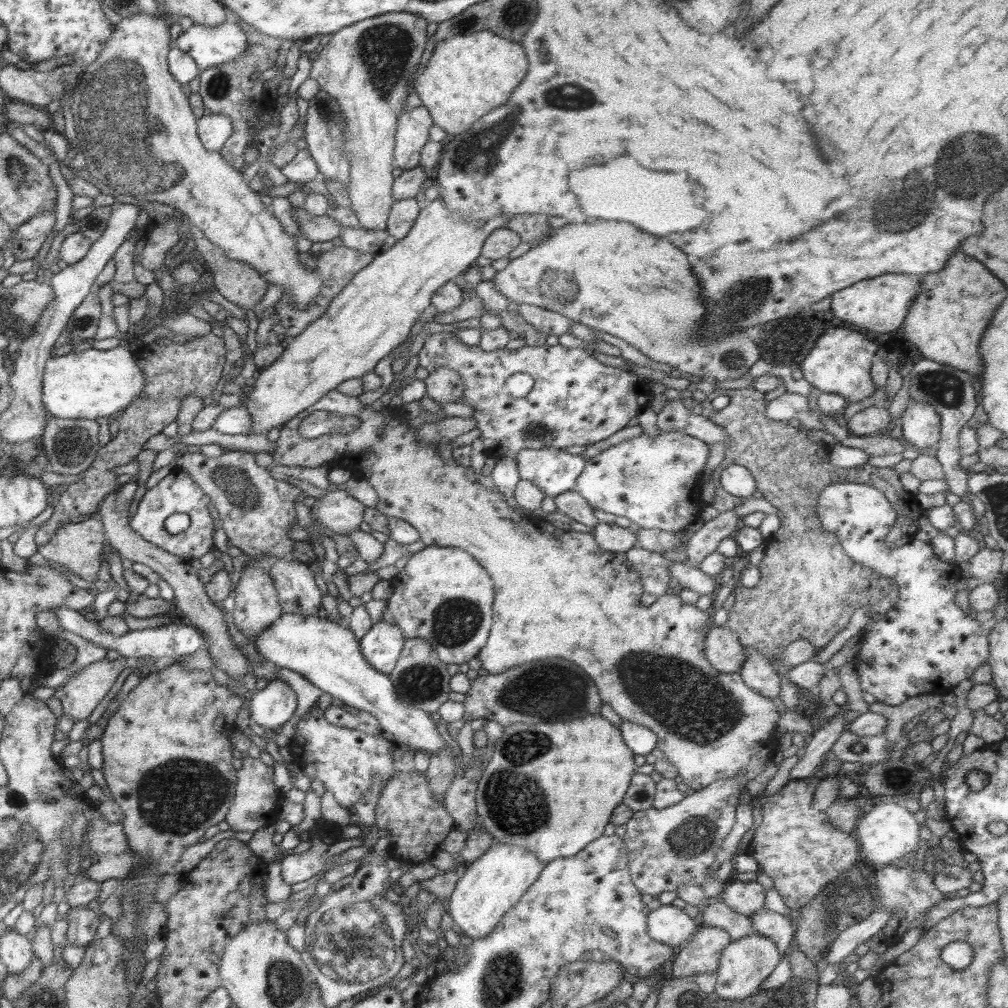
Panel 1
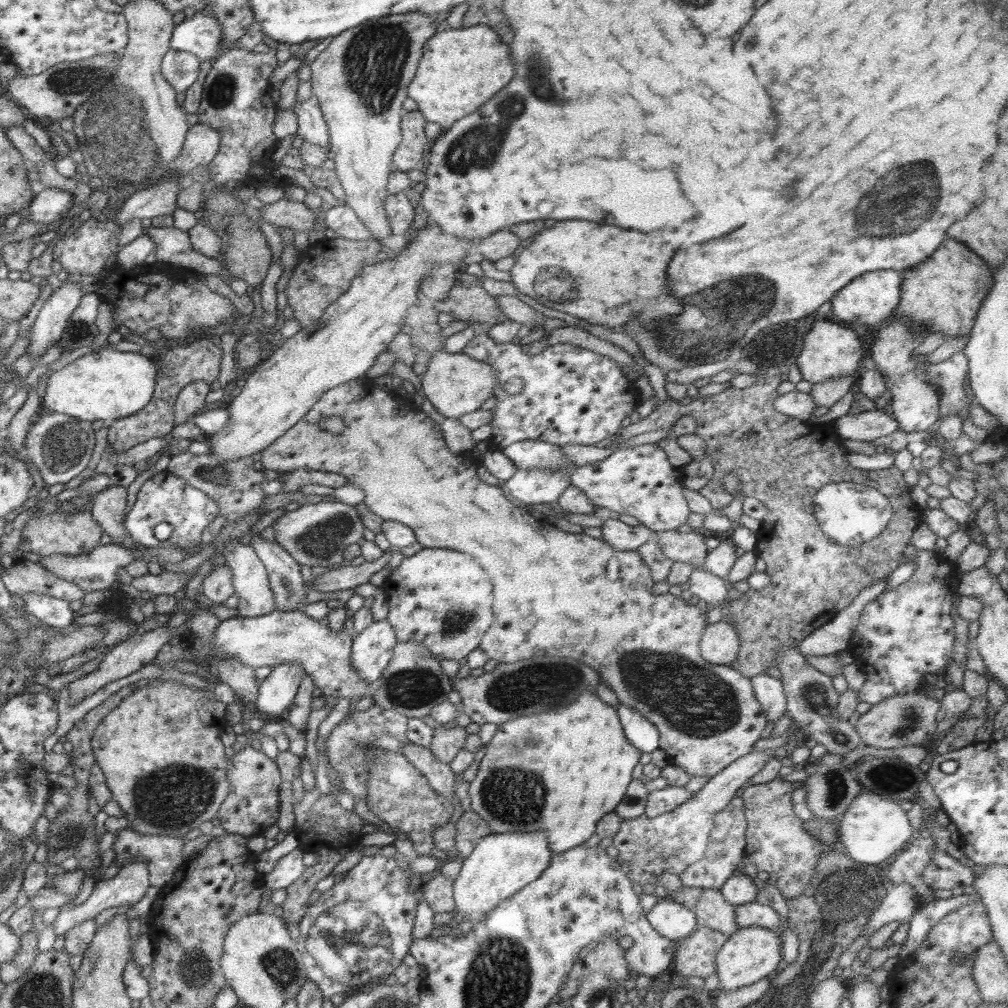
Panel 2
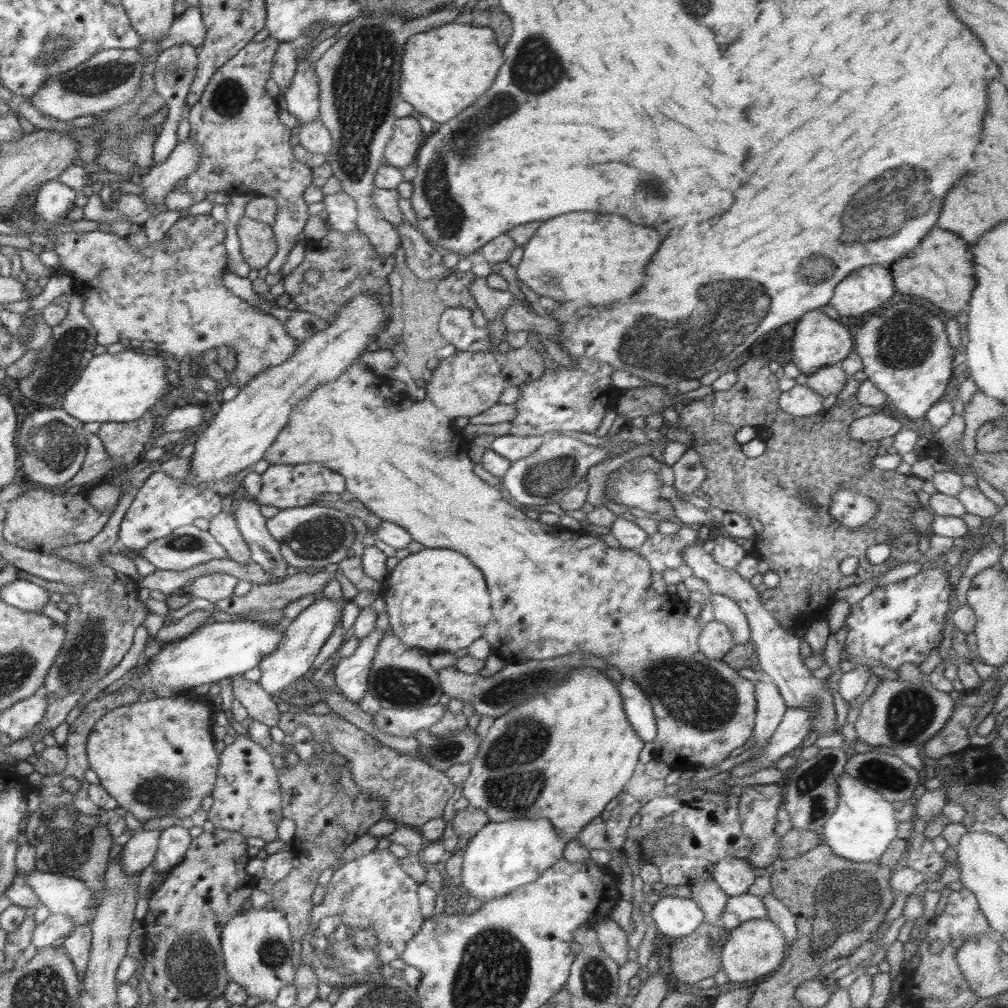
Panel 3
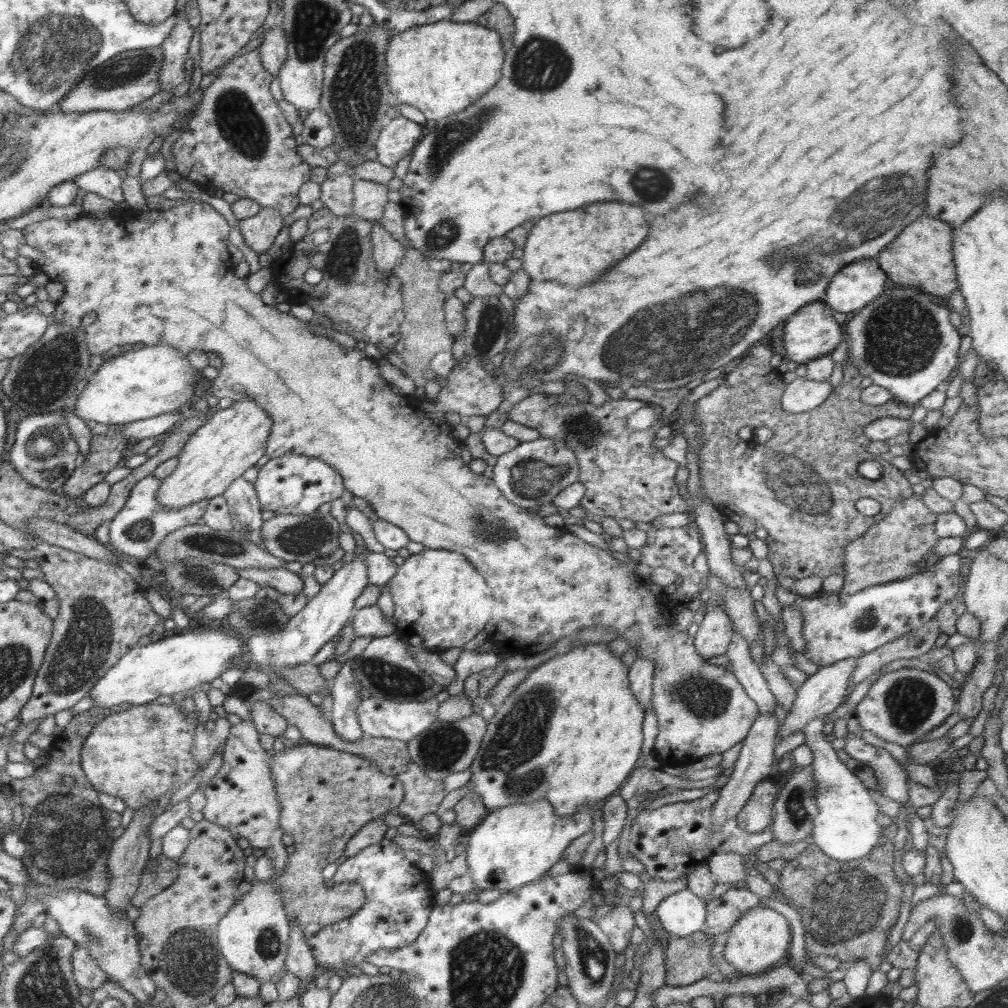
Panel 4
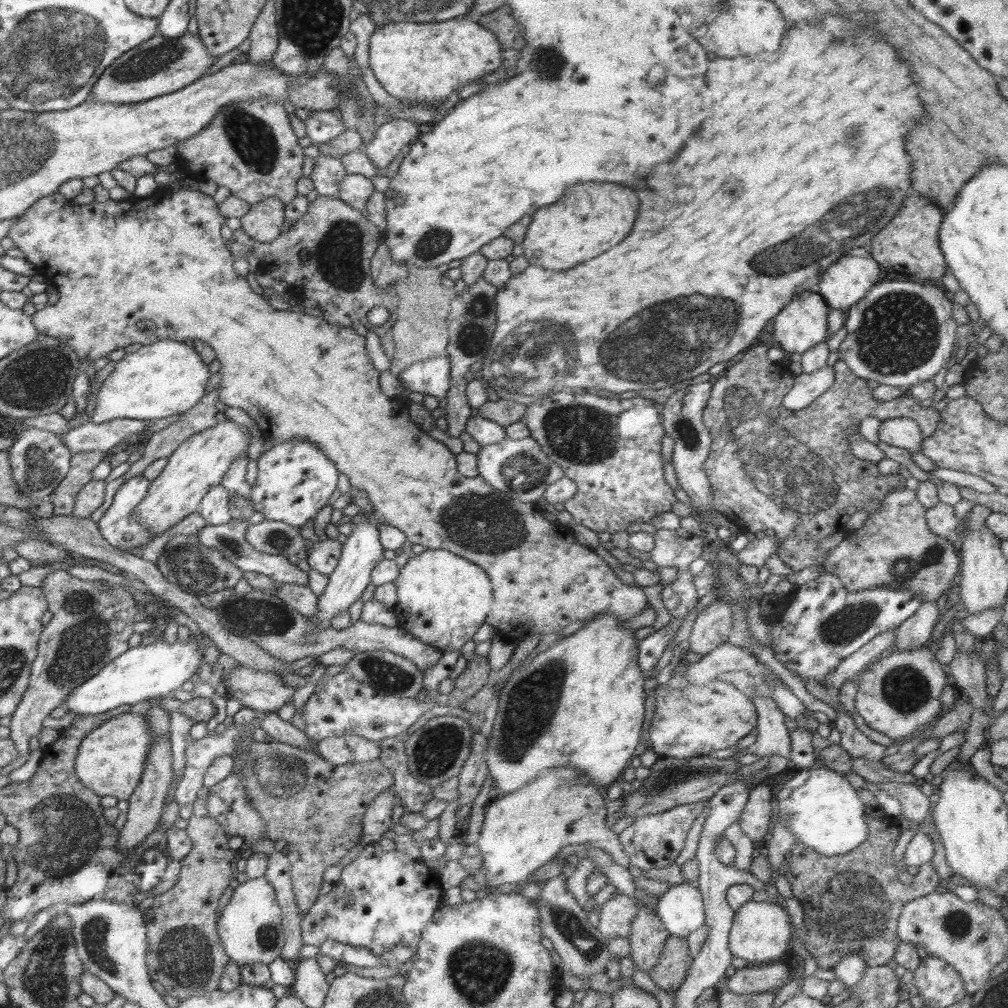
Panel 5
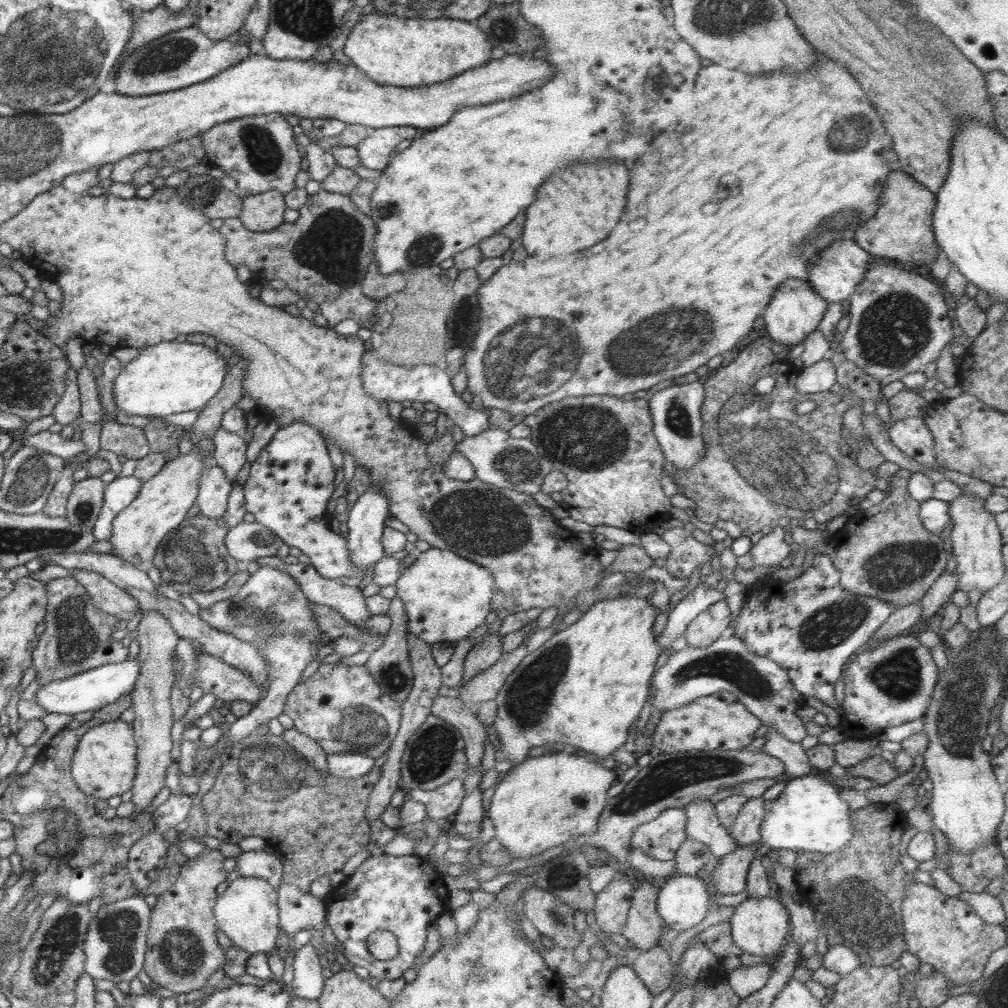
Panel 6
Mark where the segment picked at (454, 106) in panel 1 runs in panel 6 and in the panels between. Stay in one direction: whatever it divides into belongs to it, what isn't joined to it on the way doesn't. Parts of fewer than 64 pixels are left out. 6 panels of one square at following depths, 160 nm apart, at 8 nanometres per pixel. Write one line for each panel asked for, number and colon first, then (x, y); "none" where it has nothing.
2: (459, 70)
3: (444, 71)
4: (440, 68)
5: (424, 62)
6: (405, 52)

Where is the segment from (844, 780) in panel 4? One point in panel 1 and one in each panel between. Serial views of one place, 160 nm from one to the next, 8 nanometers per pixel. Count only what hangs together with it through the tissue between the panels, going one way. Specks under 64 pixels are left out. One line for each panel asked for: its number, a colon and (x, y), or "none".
1: (888, 834)
2: (872, 830)
3: (864, 824)

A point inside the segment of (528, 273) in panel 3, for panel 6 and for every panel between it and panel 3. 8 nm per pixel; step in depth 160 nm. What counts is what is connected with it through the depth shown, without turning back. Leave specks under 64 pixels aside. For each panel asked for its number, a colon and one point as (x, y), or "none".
4: (577, 246)
5: (591, 218)
6: (574, 209)

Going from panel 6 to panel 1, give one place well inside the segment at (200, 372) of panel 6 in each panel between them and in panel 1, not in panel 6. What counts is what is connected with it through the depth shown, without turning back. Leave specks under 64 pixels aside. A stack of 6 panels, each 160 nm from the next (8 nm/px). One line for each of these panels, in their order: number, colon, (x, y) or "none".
1: (90, 384)
2: (106, 385)
3: (114, 388)
4: (151, 381)
5: (166, 378)

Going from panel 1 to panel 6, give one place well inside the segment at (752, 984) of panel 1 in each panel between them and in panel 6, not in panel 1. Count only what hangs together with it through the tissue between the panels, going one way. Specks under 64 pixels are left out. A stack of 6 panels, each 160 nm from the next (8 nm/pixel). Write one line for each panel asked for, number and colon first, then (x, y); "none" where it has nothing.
2: (751, 954)
3: (756, 947)
4: (760, 938)
5: (761, 931)
6: (760, 925)

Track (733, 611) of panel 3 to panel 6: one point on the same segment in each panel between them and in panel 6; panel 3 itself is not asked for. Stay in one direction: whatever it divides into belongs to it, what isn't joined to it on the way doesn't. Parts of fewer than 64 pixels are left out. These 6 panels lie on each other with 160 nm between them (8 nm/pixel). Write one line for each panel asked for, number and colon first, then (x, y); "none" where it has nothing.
4: (745, 670)
5: (773, 738)
6: (796, 761)

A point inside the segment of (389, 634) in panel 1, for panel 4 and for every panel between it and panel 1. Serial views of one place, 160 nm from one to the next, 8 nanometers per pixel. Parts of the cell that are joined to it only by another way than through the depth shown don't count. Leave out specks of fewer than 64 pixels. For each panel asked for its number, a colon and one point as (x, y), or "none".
2: (372, 649)
3: (351, 674)
4: (344, 699)

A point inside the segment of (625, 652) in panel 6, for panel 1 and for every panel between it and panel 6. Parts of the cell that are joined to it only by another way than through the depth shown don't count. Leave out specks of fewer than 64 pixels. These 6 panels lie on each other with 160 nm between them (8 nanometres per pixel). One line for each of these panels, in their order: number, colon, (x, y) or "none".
1: (535, 767)
2: (583, 762)
3: (578, 737)
4: (586, 691)
5: (580, 704)

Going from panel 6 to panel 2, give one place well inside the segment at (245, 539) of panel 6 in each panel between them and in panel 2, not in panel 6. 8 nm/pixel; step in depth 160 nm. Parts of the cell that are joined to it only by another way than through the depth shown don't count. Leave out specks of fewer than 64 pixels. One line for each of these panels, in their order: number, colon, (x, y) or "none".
2: (317, 534)
3: (310, 537)
4: (294, 538)
5: (271, 537)

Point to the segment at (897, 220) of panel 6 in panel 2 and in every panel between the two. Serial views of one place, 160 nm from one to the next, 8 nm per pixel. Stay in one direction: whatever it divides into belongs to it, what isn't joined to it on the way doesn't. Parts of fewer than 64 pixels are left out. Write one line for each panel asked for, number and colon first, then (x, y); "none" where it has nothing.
2: (945, 291)
3: (940, 269)
4: (921, 256)
5: (908, 243)

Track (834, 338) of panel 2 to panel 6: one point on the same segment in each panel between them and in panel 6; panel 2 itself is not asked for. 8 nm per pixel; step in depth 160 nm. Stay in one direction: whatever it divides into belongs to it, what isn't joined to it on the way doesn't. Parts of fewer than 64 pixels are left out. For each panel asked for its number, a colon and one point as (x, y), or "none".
3: (819, 341)
4: (810, 332)
5: (802, 323)
6: (795, 309)

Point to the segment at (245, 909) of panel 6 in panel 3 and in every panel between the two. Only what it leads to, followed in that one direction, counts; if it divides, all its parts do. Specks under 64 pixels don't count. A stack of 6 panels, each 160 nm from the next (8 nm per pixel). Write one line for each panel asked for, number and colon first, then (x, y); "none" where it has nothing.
3: (257, 949)
4: (253, 937)
5: (250, 929)

